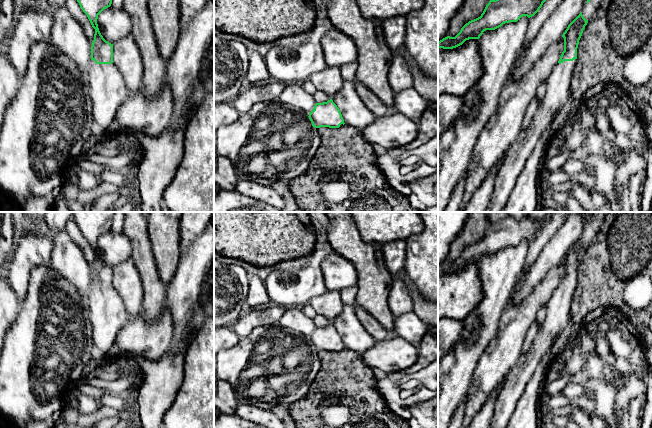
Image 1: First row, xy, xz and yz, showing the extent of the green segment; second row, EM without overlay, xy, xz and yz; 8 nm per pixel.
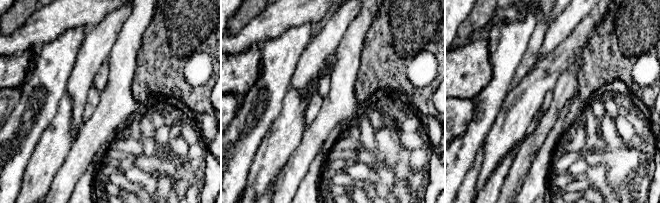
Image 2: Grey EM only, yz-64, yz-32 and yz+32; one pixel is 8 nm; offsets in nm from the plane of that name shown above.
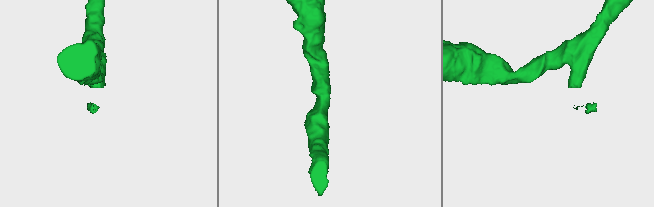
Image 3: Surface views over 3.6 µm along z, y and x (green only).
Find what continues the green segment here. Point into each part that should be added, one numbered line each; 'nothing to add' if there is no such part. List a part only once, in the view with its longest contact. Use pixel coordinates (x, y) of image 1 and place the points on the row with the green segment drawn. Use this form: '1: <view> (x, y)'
1: xy (106, 87)

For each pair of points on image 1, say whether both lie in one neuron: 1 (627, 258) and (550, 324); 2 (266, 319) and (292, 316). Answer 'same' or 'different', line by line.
1: different
2: different

